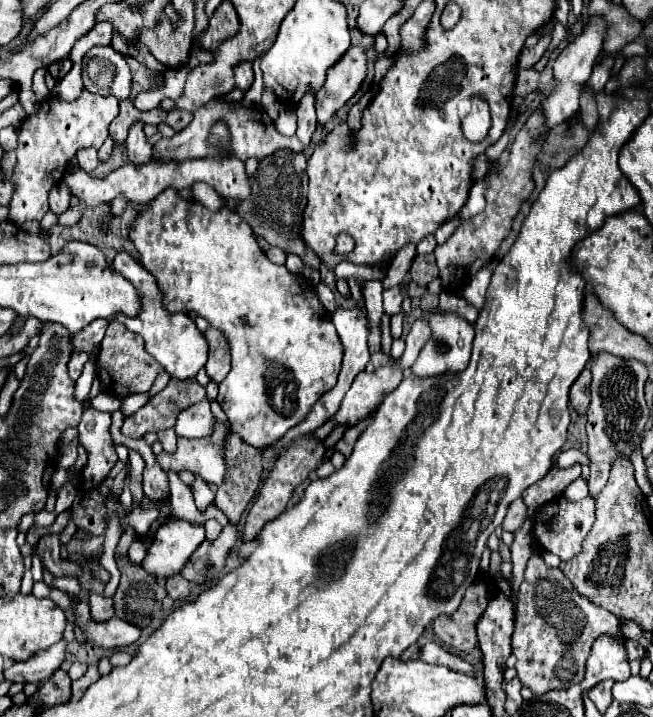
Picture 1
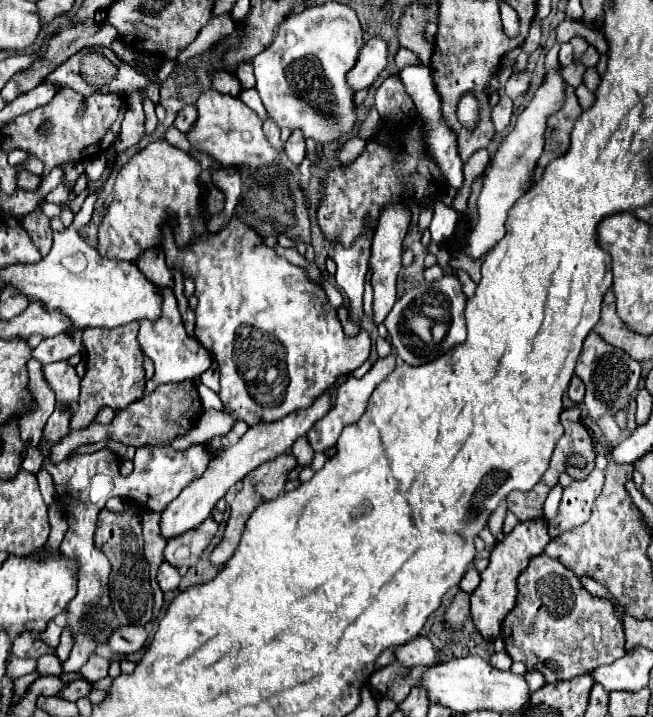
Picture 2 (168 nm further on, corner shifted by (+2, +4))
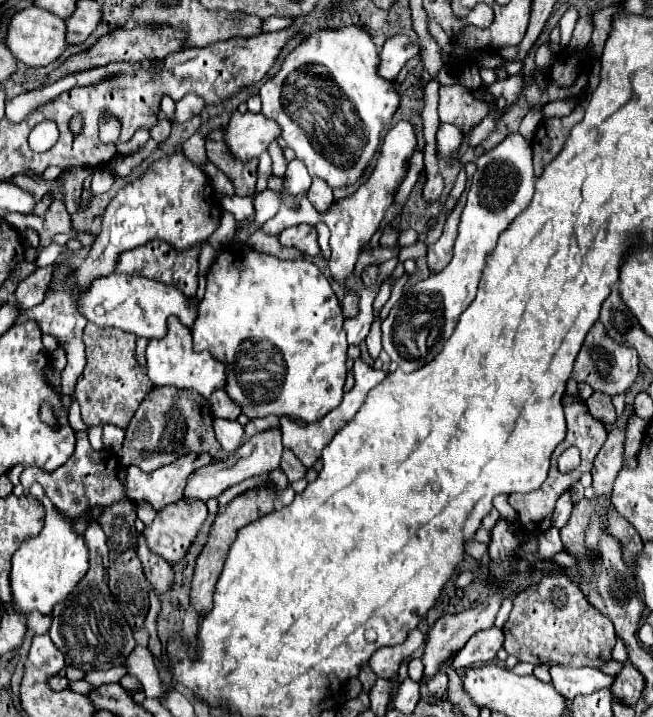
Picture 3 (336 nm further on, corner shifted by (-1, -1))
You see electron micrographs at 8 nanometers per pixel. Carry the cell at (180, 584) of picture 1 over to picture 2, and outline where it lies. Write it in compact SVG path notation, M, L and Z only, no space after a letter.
M162 562L160 564L160 570L158 570L158 584L162 588L162 592L174 592L178 590L178 584L180 584L180 572L168 564L168 562Z

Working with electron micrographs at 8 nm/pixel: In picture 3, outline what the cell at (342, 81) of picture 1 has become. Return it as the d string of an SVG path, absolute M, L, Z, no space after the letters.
M393 35L385 41L381 49L381 65L379 75L387 81L397 81L403 65L419 53L419 45L407 35Z

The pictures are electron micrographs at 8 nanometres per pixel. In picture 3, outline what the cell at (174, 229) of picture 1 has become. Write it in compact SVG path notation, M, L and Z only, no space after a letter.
M241 245L239 249L227 251L227 261L231 257L231 263L227 263L225 267L219 267L215 273L215 283L207 283L207 291L203 301L199 303L199 315L193 327L193 347L197 351L209 351L215 357L219 357L219 361L225 363L227 367L227 385L225 391L227 395L241 407L241 411L249 417L265 417L265 415L277 415L277 417L295 417L301 419L305 423L313 423L319 417L323 417L325 413L329 413L331 409L335 409L339 405L339 401L343 399L343 385L345 385L345 377L347 377L347 369L345 369L345 361L347 361L347 339L345 339L345 331L343 331L343 313L341 313L341 305L339 299L335 297L329 281L325 279L325 275L307 259L291 259L291 261L281 261L277 257L265 255L265 253L257 253L255 249L251 249L249 245Z

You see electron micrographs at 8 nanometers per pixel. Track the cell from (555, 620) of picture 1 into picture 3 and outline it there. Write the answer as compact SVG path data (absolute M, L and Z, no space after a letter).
M563 575L545 577L539 585L519 593L503 631L505 651L531 665L549 661L567 667L601 667L611 661L611 649L617 641L611 619L589 605L579 587Z

